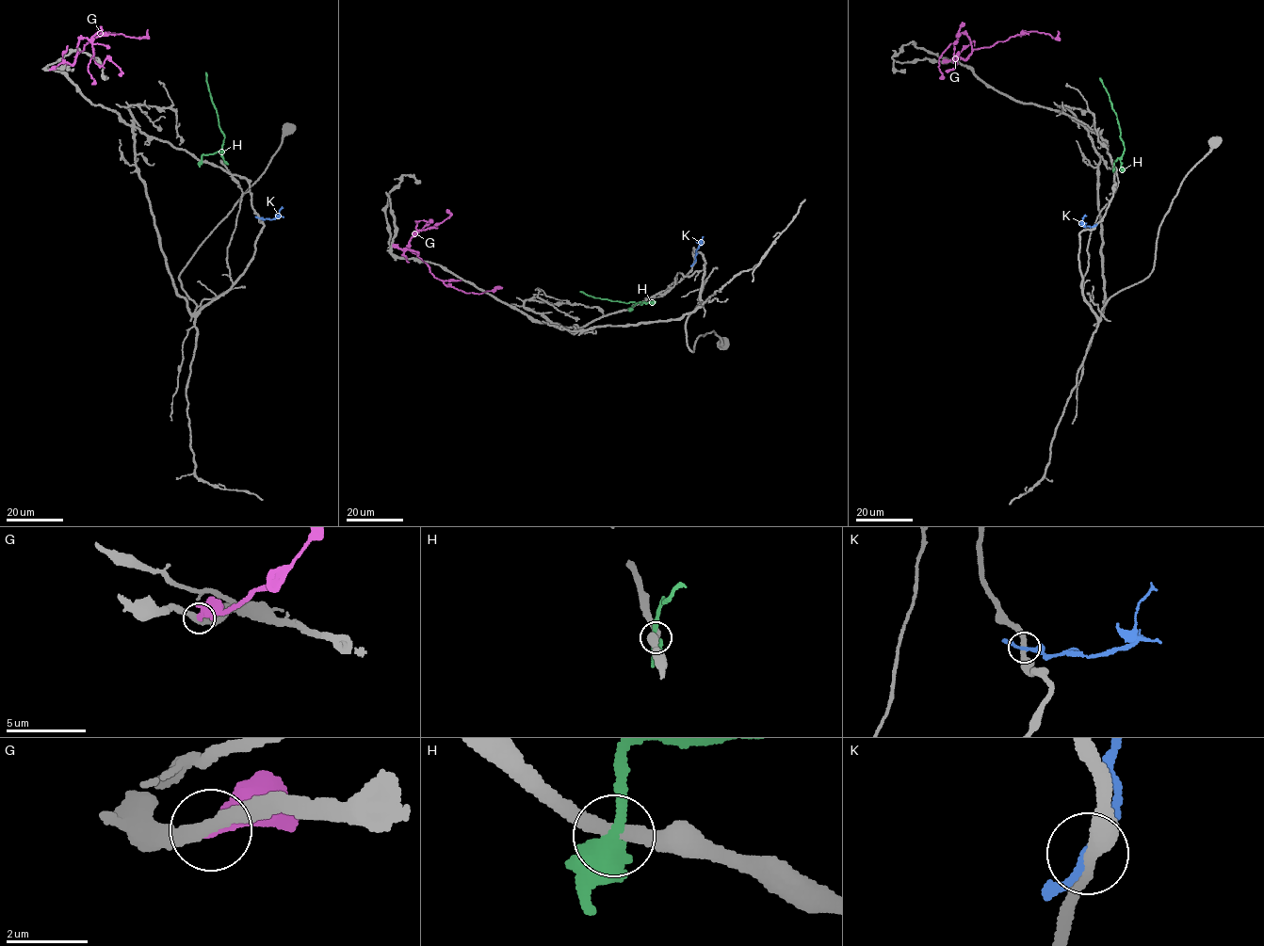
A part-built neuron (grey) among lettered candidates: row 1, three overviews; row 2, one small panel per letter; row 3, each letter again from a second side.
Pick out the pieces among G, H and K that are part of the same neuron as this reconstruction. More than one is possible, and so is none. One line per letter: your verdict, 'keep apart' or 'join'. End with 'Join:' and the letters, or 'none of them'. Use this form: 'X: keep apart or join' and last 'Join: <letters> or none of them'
G: keep apart
H: keep apart
K: keep apart
Join: none of them

